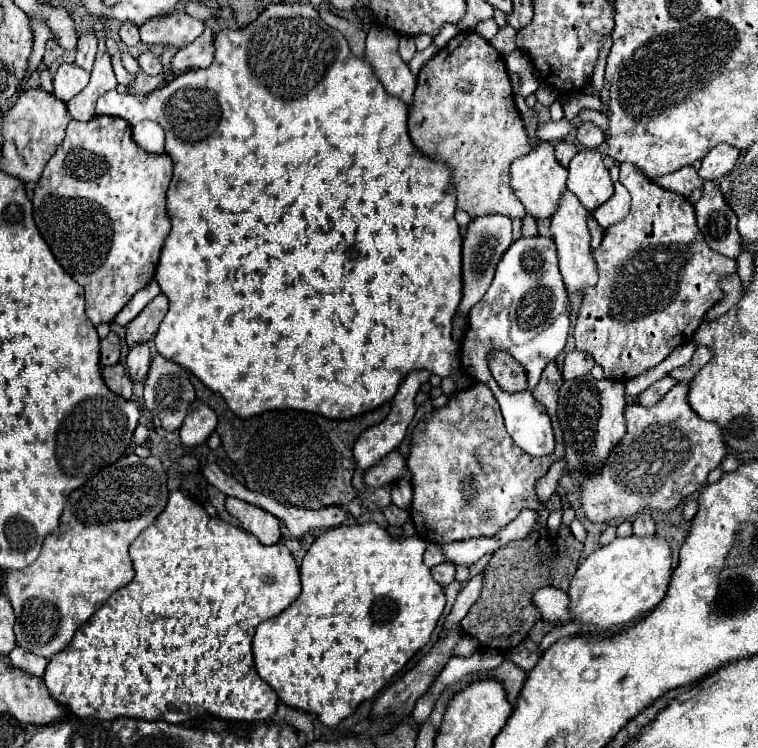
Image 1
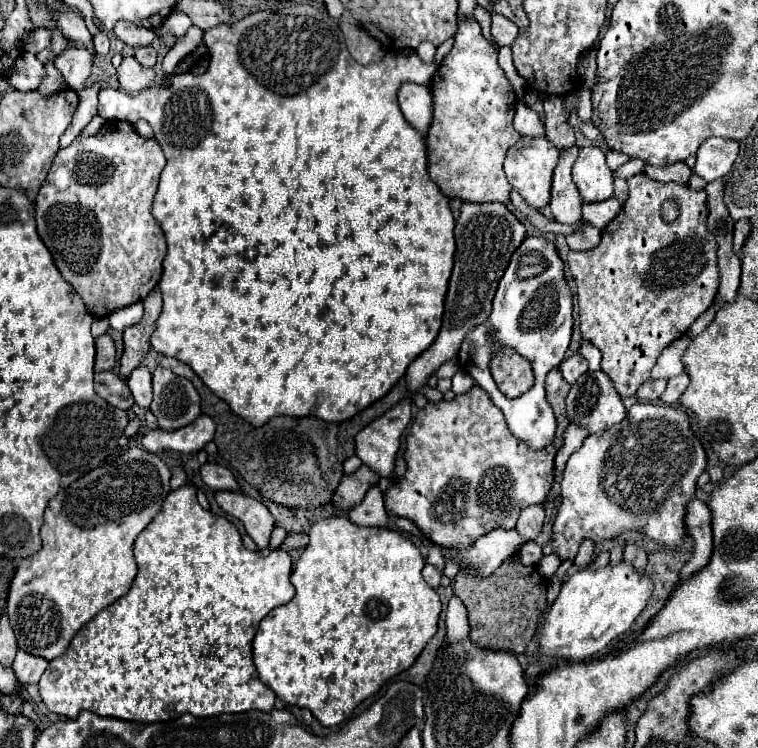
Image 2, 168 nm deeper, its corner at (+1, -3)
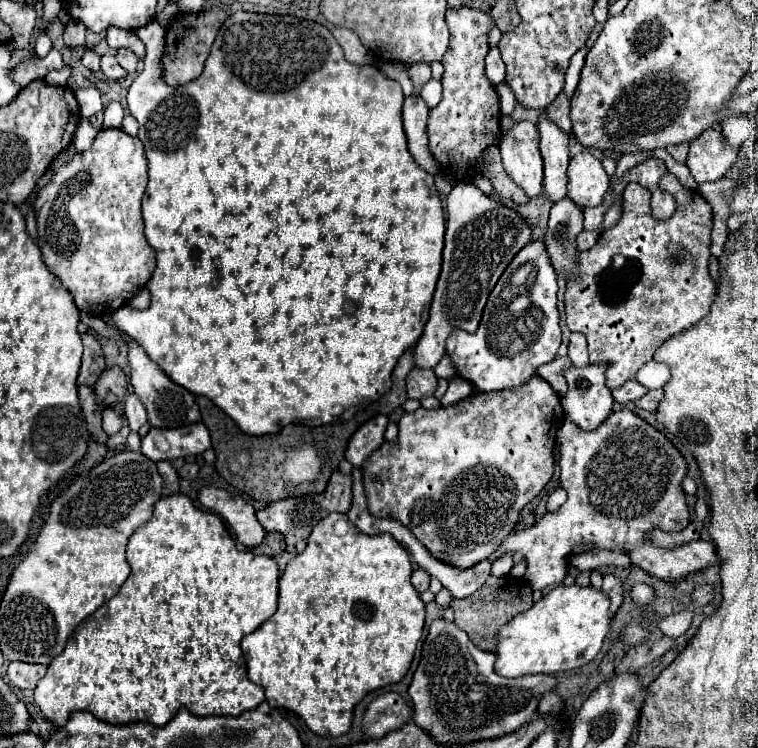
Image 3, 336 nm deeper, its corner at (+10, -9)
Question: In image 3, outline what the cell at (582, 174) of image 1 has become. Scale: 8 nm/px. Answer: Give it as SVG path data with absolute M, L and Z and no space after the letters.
M581 152L571 158L567 168L567 198L581 208L589 208L599 206L607 190L609 176L603 170L601 160L591 152Z

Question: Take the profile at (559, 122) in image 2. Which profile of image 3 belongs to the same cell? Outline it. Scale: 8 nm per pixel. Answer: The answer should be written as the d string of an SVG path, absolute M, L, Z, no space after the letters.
M561 92L549 106L547 106L547 116L561 126L561 130L571 132L571 118L569 118L569 98L565 92Z

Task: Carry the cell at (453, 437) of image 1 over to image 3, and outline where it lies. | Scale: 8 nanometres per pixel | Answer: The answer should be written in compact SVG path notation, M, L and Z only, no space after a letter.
M531 376L529 382L525 382L525 386L519 386L519 388L513 388L513 390L481 392L481 394L473 394L473 396L469 396L469 398L453 404L453 406L441 406L437 410L417 408L415 412L403 414L401 420L399 420L399 440L395 444L393 442L383 442L381 450L373 452L361 468L369 512L377 518L393 518L393 520L401 522L405 528L409 528L413 532L413 536L437 560L441 560L445 564L451 564L455 568L471 568L477 562L487 560L501 546L501 542L513 532L521 508L527 502L531 502L543 490L543 486L551 480L553 464L555 464L555 458L553 458L553 446L555 446L555 434L557 434L555 430L557 430L557 426L561 426L561 422L563 422L561 400L541 376Z

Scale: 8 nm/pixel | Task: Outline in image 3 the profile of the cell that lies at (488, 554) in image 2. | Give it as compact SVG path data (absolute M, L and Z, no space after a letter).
M631 410L611 412L609 418L597 426L597 430L585 432L575 422L565 420L557 428L559 442L559 468L561 468L561 486L567 490L567 502L557 510L545 514L531 528L513 532L503 544L501 550L515 552L519 550L525 556L527 572L525 578L535 590L543 590L547 586L557 586L567 576L567 558L571 554L587 552L587 550L621 550L627 552L631 562L645 570L647 574L659 580L681 580L693 572L703 568L721 564L717 548L713 542L689 542L673 550L657 548L645 542L645 532L651 528L661 528L665 532L683 530L689 524L689 510L685 504L685 494L681 488L681 480L687 476L687 466L683 456L675 450L675 446L645 420L635 416Z

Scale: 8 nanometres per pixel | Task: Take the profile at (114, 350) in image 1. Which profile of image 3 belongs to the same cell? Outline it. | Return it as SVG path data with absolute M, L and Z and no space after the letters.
M85 332L83 336L83 362L81 362L81 370L77 376L77 384L81 386L95 386L99 374L105 368L105 360L103 360L103 350L97 342L97 338L89 332Z

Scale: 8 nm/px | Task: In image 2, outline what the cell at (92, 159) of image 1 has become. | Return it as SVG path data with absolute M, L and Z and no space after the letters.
M118 120L106 122L94 136L76 136L68 148L58 150L54 156L54 164L36 196L36 226L56 268L94 318L104 318L118 308L140 302L162 276L166 242L160 224L152 216L152 200L164 166L166 156L158 142L142 138L130 124Z

